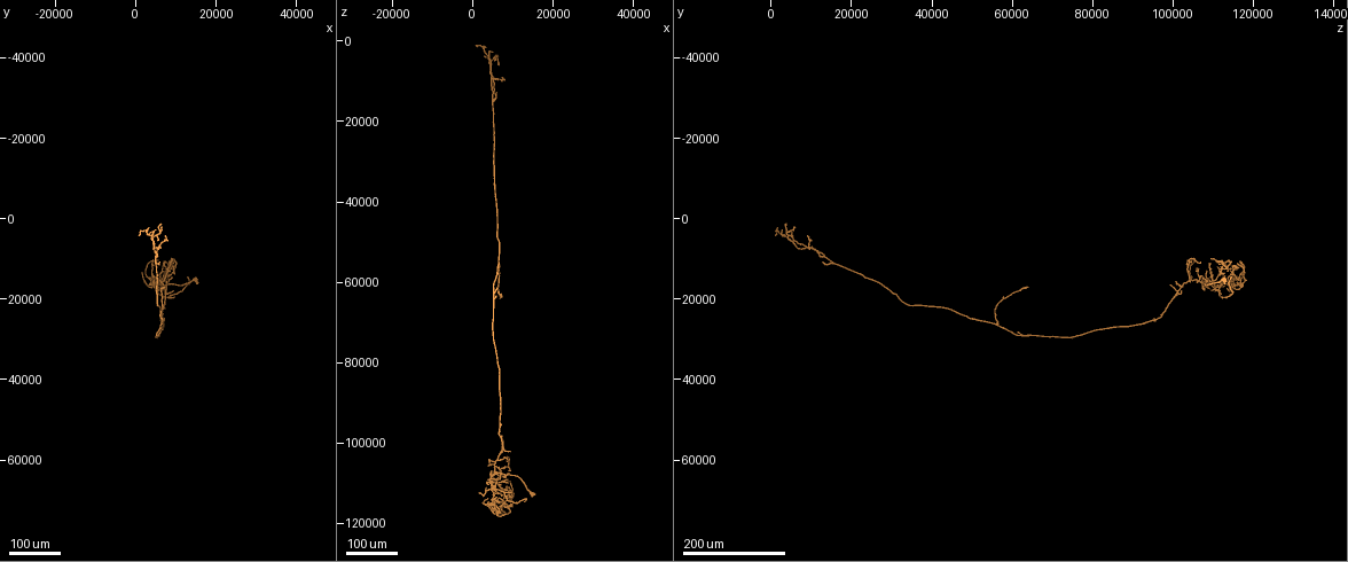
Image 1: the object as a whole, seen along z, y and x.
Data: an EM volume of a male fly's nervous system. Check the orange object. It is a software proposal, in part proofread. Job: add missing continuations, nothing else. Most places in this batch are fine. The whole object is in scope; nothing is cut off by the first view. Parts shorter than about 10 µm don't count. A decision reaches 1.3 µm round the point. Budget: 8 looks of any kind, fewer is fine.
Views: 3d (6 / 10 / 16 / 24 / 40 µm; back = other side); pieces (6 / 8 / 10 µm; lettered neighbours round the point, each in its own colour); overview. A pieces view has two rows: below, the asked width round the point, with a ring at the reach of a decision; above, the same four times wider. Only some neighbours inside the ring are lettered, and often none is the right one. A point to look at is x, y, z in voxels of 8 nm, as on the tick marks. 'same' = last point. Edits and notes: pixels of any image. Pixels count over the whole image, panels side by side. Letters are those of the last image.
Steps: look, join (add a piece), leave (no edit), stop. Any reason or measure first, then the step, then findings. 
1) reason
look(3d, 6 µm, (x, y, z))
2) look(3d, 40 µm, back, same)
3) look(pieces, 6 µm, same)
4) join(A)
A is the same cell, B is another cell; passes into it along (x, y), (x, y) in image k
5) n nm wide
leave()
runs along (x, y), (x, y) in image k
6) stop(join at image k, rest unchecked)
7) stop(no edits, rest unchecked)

long arm stops here
look(3d, 40 µm, (6000, 11000, 12500))

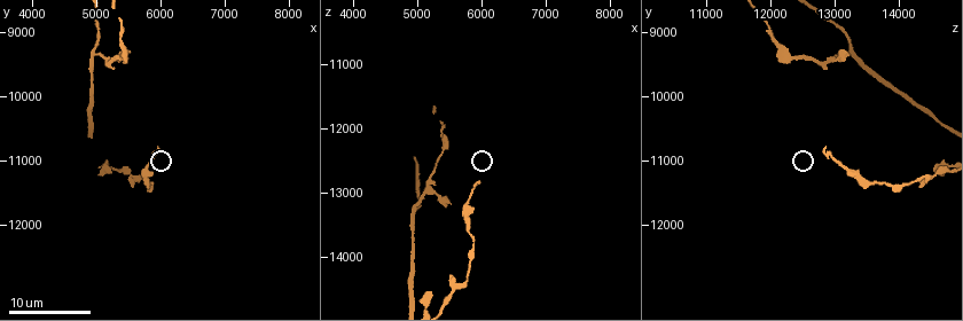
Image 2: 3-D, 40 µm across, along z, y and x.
look(pieces, 6 µm, (6000, 10800, 12850))

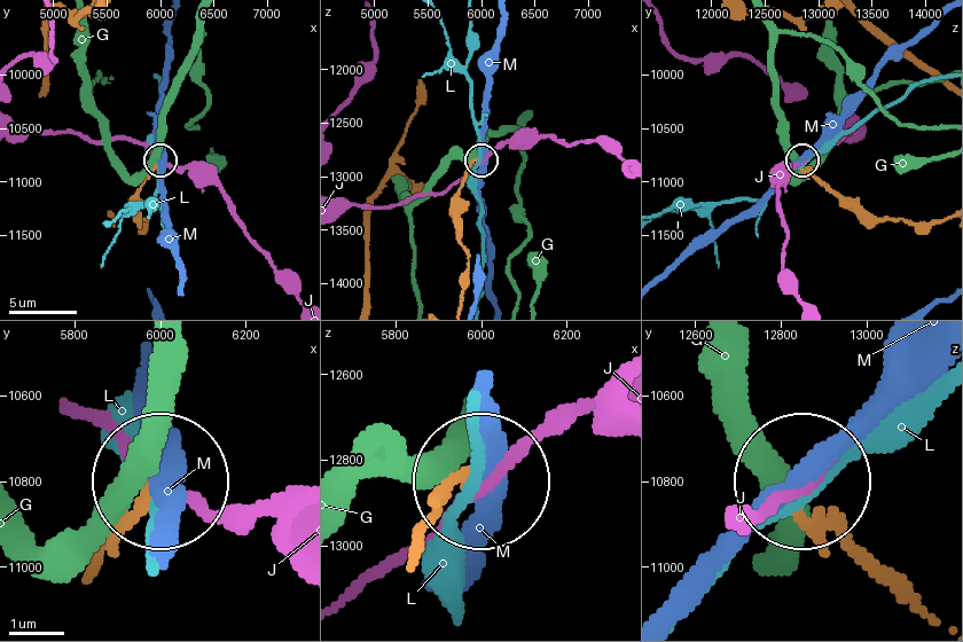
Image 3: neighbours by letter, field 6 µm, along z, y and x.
leave()
G, J, L and M are other cells; runs along (874, 565), (805, 487) in image 3; no lettered piece goes on from it

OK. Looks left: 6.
free end
look(3d, 24 µm, (6500, 2000, 3500))

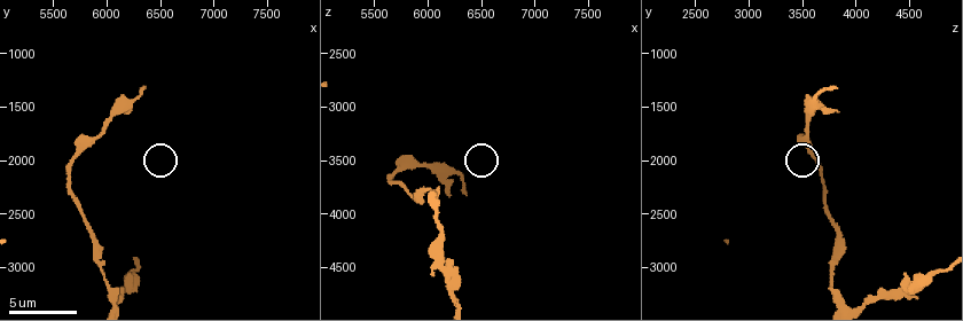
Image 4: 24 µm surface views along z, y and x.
look(pieces, 8 µm, (6340, 1320, 3800))

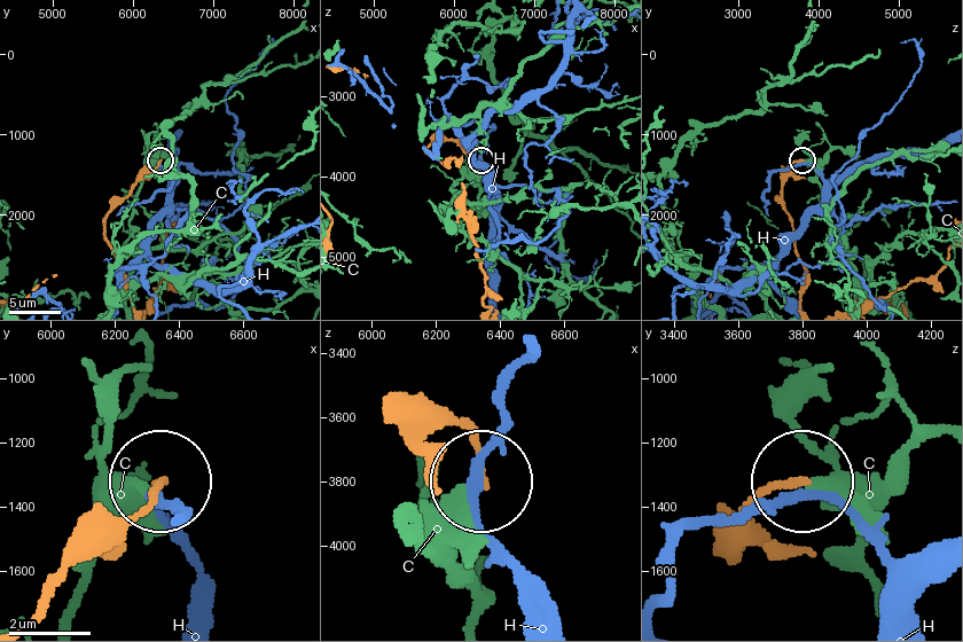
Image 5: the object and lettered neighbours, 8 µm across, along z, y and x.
leave()
C and H are other cells; runs along (799, 302), (805, 268), (782, 194), (782, 175), (801, 161) in image 5; none of them fits

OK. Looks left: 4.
long arm stops here
look(3d, 40 µm, (5000, 5500, 5000))

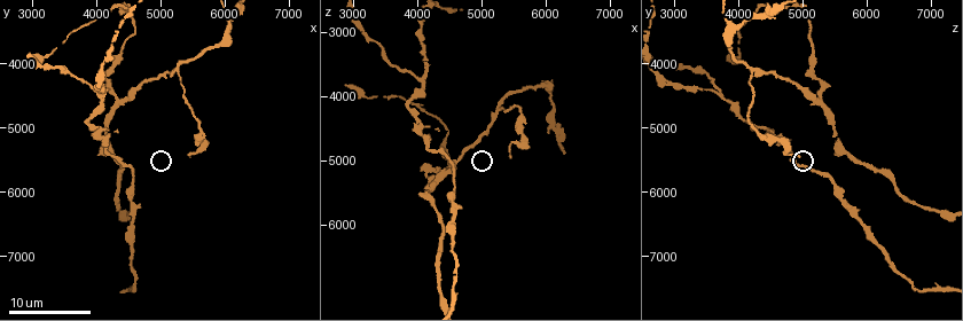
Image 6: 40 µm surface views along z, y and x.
look(pieces, 6 µm, (5450, 5400, 4950))

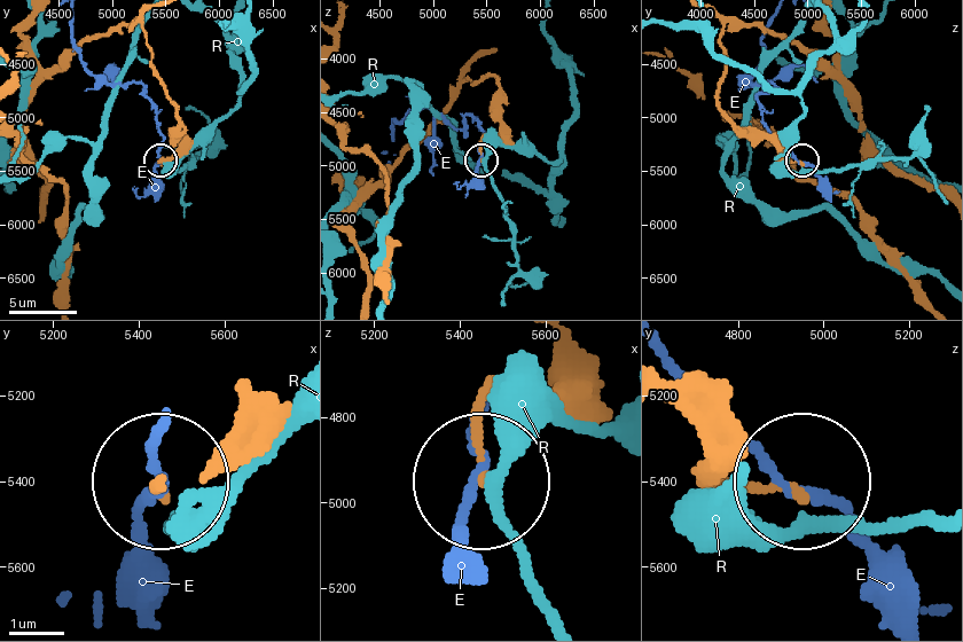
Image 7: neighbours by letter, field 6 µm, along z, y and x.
160 nm wide
leave()
E and R are other cells; no lettered piece goes on from it

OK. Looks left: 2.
long arm stops here
look(3d, 24 µm, (8000, 4500, 9500))

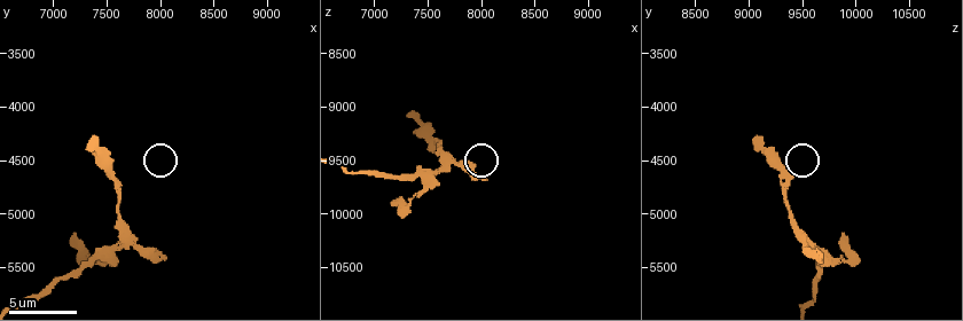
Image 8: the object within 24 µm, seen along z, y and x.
look(pieces, 8 µm, (7400, 4320, 9060))

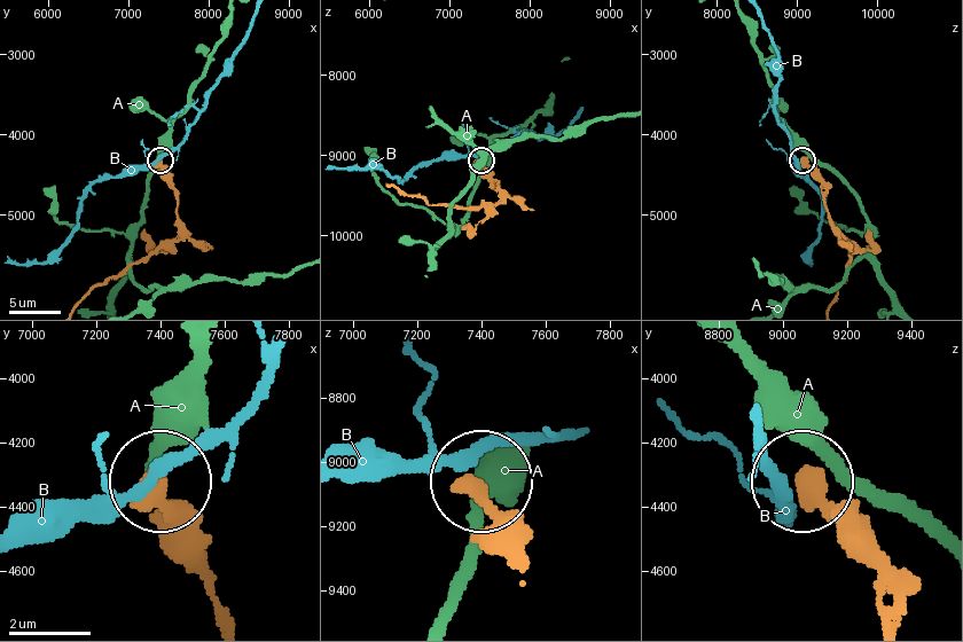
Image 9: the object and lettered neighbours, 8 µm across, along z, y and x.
leave()
A and B are other cells; runs along (211, 570), (163, 480) in image 9; no lettered piece goes on from it

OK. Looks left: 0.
stop(no edits, rest unchecked)

